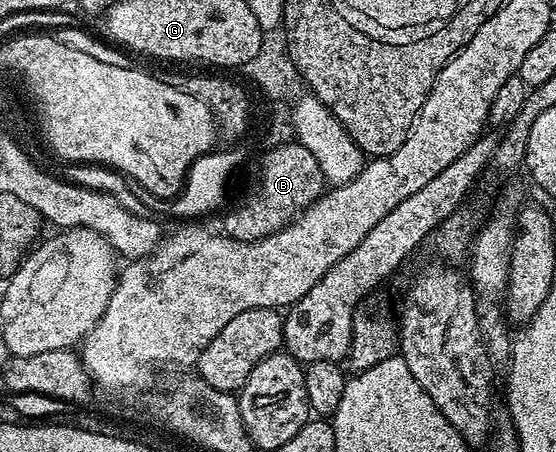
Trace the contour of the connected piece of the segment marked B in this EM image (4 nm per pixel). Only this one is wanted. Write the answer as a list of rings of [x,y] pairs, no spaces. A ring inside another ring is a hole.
[[[292,139],[283,145],[268,148],[263,154],[265,154],[263,162],[259,165],[259,186],[256,187],[255,194],[245,198],[240,205],[233,206],[223,217],[222,232],[232,237],[234,241],[256,241],[265,239],[265,235],[273,235],[281,231],[290,221],[295,220],[300,211],[307,209],[325,192],[323,172],[317,159],[313,159],[313,151],[300,145],[298,140]]]

